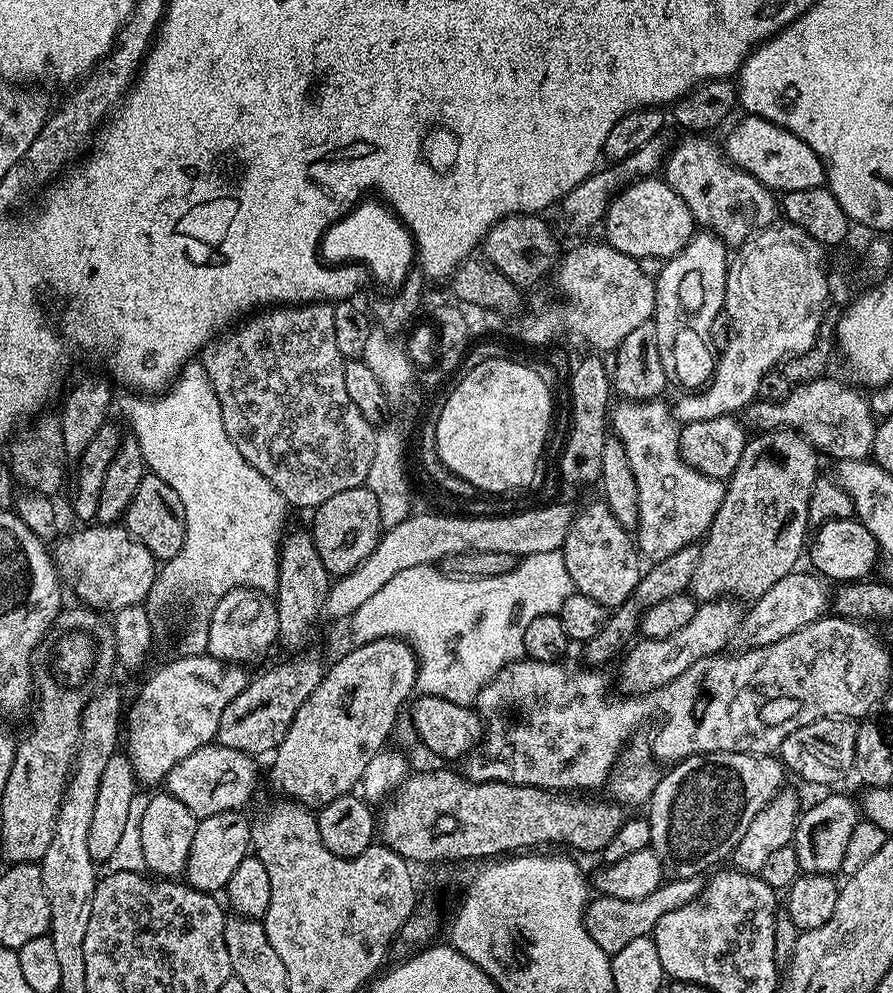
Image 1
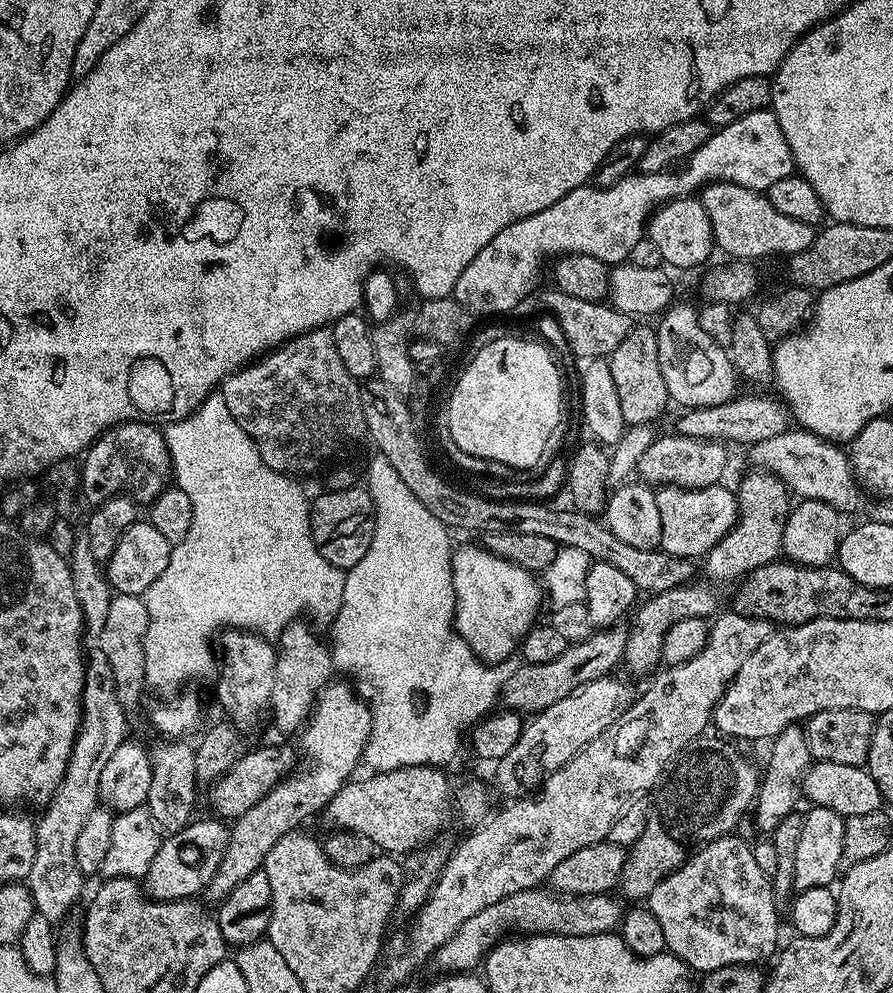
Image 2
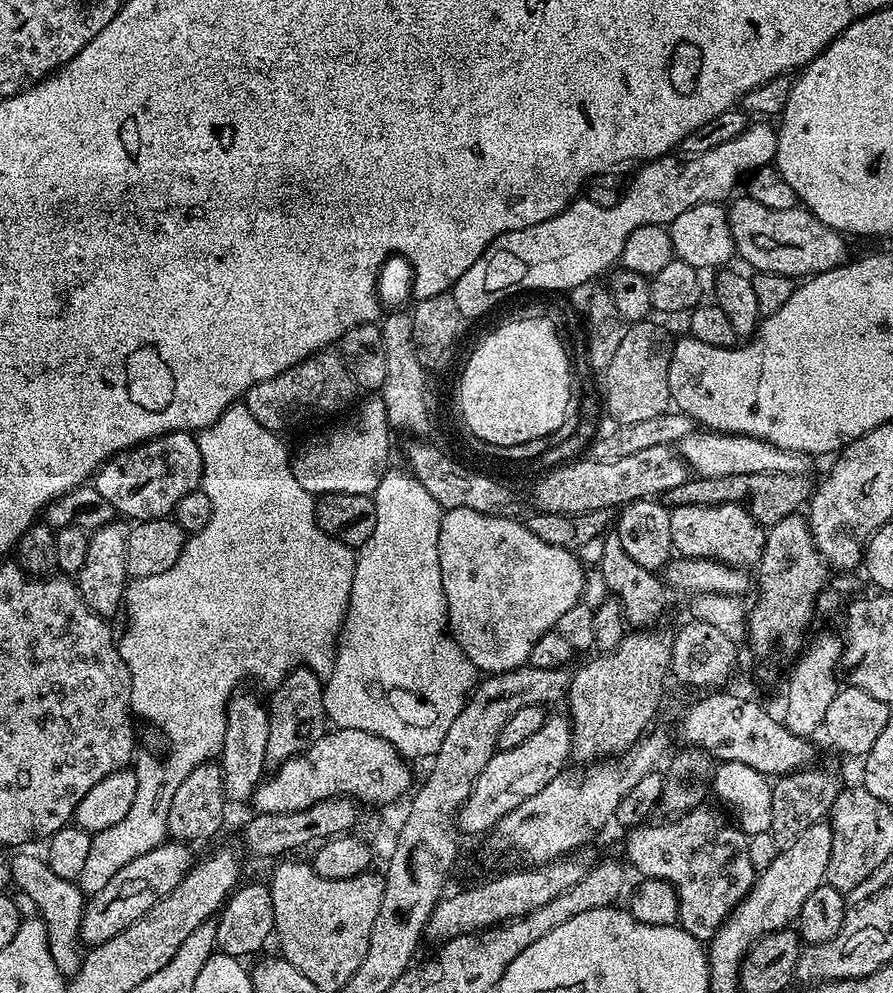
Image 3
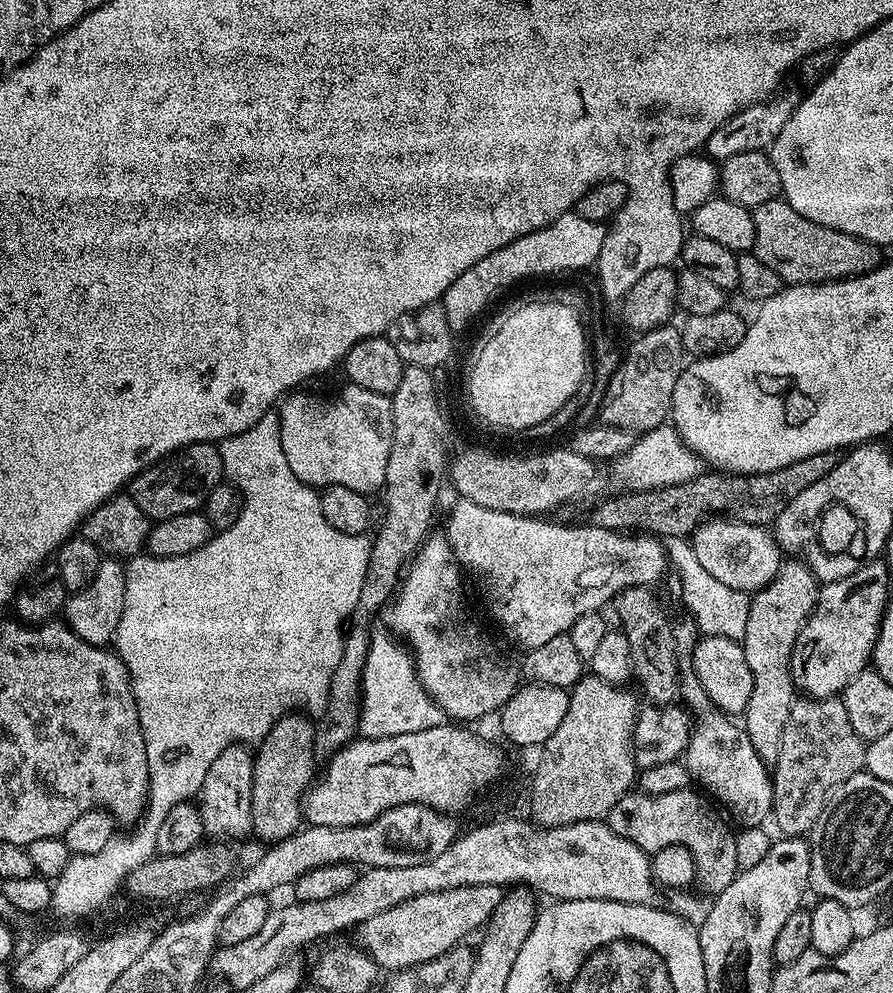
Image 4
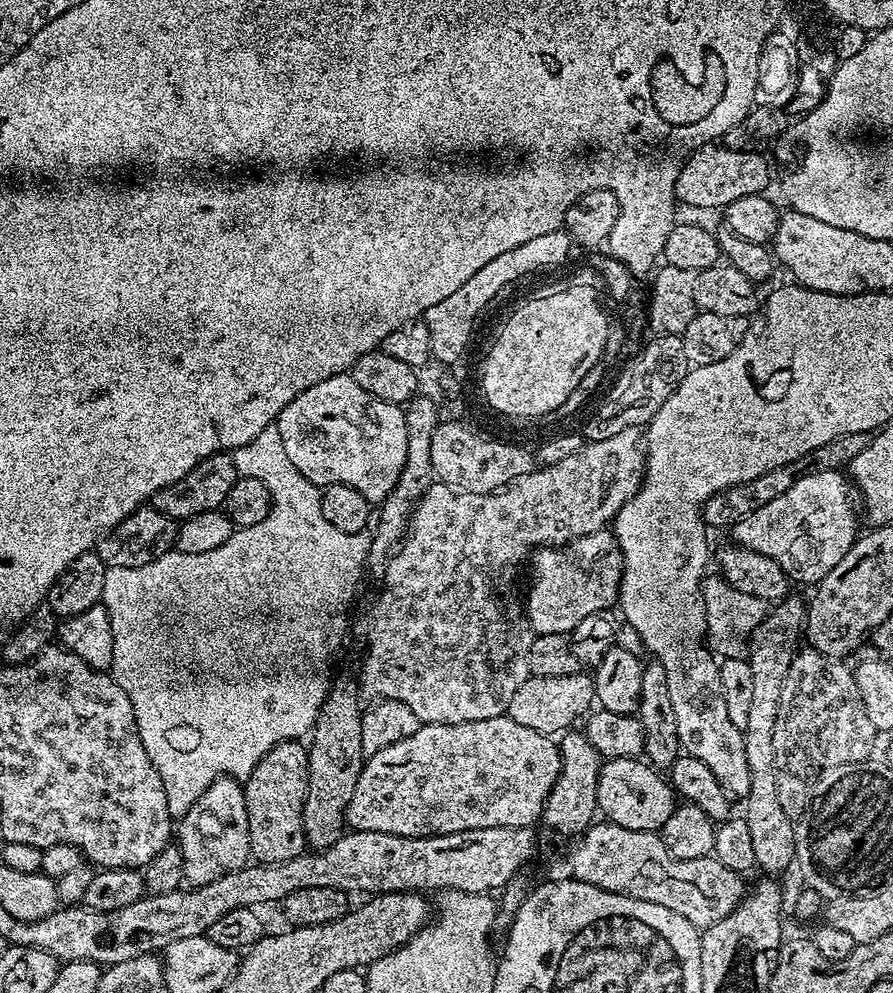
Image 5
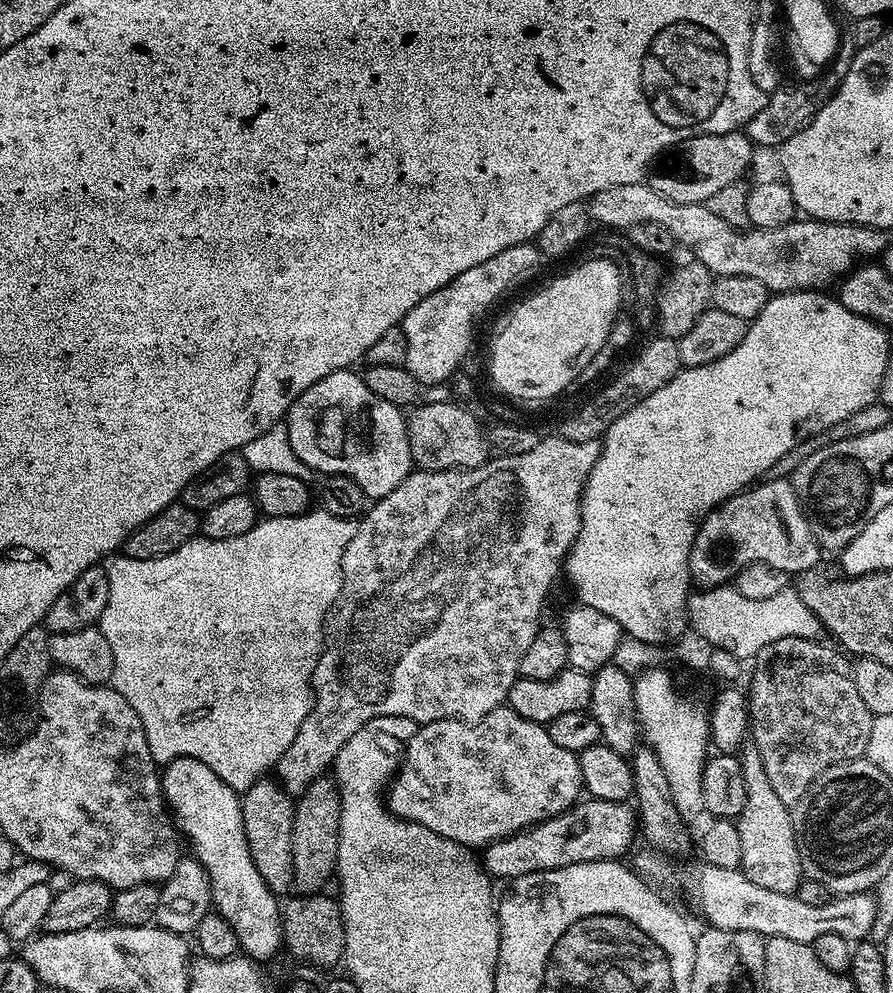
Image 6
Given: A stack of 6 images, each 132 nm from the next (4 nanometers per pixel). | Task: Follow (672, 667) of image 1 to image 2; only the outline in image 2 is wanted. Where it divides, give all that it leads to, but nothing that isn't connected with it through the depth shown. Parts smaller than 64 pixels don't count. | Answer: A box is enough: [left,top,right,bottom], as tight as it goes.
[495,674,637,802]

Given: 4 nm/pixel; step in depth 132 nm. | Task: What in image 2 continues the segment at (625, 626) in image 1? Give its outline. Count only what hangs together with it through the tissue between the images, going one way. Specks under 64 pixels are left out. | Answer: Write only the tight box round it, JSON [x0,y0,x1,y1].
[502,627,627,714]

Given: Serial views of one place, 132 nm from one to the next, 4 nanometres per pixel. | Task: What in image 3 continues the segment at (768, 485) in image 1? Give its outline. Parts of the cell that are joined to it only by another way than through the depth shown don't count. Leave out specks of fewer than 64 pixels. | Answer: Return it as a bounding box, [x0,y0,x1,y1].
[566,630,672,766]

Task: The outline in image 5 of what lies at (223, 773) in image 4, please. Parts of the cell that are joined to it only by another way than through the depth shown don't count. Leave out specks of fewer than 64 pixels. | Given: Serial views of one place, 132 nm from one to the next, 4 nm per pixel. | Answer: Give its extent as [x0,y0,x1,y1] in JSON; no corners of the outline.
[178,776,250,886]

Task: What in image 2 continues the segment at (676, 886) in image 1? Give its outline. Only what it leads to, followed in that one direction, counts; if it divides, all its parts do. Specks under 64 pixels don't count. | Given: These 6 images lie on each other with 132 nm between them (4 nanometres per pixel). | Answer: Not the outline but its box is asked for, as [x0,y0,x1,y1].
[430,887,626,974]

